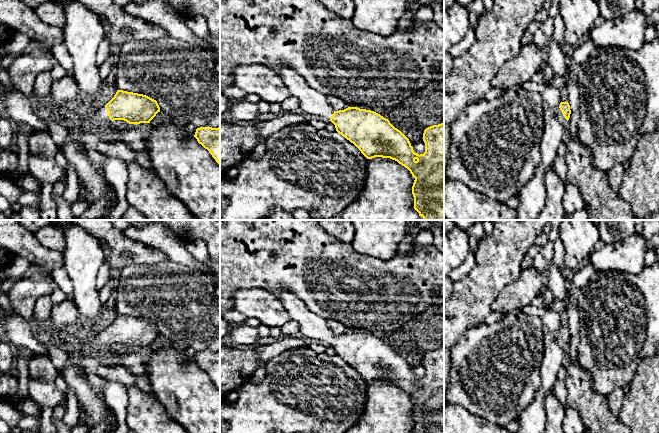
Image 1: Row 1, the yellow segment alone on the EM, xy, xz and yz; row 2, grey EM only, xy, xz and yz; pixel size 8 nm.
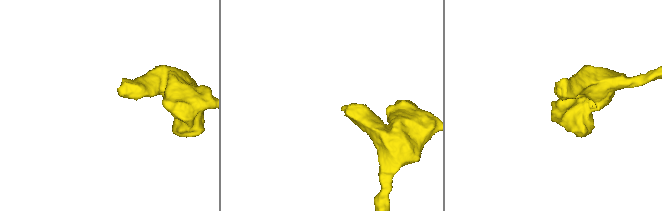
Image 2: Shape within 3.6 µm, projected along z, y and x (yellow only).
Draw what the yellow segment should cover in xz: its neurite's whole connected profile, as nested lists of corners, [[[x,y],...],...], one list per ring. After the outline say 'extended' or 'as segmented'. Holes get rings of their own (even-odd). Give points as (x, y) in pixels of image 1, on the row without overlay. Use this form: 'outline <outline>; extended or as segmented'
outline [[[279,289],[275,295],[291,319],[299,324],[299,332],[303,336],[325,346],[331,345],[336,355],[353,367],[367,383],[390,382],[407,392],[415,402],[412,410],[414,433],[444,433],[444,347],[424,354],[425,376],[419,379],[414,376],[409,363],[380,338],[357,331],[335,335],[327,326],[327,321],[311,312],[294,293]]]; extended

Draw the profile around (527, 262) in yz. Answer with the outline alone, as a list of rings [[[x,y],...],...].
[[[535,244],[529,248],[529,250],[527,251],[523,258],[521,269],[527,269],[532,267],[533,260],[538,253],[538,249],[539,247],[536,246]]]

